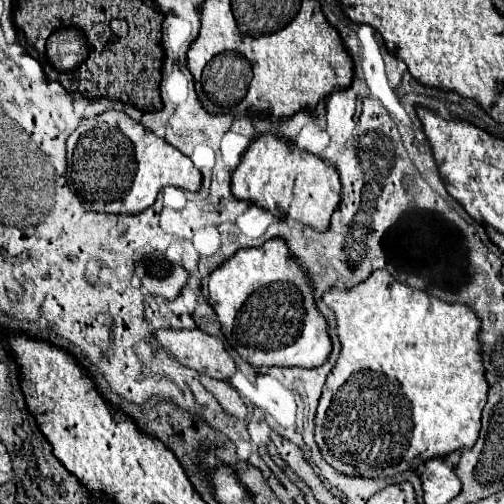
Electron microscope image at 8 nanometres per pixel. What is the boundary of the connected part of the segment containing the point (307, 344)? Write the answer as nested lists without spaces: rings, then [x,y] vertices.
[[[271,239],[253,249],[239,249],[219,265],[209,275],[209,305],[217,315],[225,339],[255,369],[313,369],[323,365],[331,353],[327,321],[317,311],[309,281],[283,239]]]

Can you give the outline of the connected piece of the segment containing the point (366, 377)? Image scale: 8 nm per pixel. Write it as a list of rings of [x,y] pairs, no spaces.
[[[379,269],[375,273],[371,273],[371,277],[359,285],[355,285],[349,291],[337,291],[331,289],[329,293],[325,293],[323,303],[335,313],[335,321],[337,321],[337,337],[341,341],[341,353],[337,357],[337,363],[333,367],[333,371],[329,373],[325,387],[323,387],[323,395],[319,399],[319,407],[317,407],[317,415],[315,415],[315,441],[321,449],[323,459],[333,465],[335,469],[339,469],[343,475],[359,475],[359,477],[395,477],[407,469],[413,469],[417,465],[419,459],[433,459],[433,457],[447,457],[449,453],[457,451],[457,449],[469,449],[475,445],[477,437],[479,437],[479,429],[481,429],[481,411],[485,407],[487,401],[487,381],[485,381],[485,369],[481,363],[481,345],[479,345],[479,319],[477,315],[459,303],[445,303],[439,301],[423,291],[411,289],[399,281],[395,281],[387,271]]]

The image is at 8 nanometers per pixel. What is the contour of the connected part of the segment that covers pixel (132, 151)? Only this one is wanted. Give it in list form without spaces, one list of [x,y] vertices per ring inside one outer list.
[[[105,111],[93,119],[85,119],[67,139],[67,183],[71,191],[81,199],[85,209],[95,213],[113,215],[137,215],[151,207],[165,185],[175,185],[185,191],[199,191],[201,173],[191,159],[171,147],[165,139],[147,131],[141,123],[133,121],[121,111]]]

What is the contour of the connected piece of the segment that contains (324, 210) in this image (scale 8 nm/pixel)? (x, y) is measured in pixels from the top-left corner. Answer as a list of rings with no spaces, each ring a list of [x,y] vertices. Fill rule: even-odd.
[[[259,135],[253,139],[239,167],[231,177],[231,193],[239,201],[249,201],[273,217],[297,221],[315,231],[327,231],[329,219],[341,203],[341,181],[333,167],[323,159],[283,143],[275,135]]]

